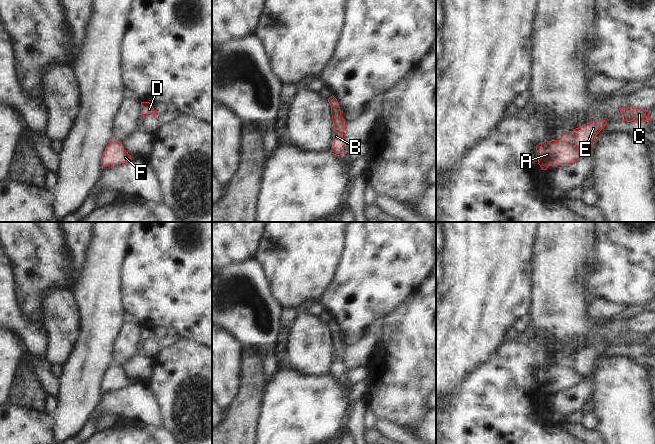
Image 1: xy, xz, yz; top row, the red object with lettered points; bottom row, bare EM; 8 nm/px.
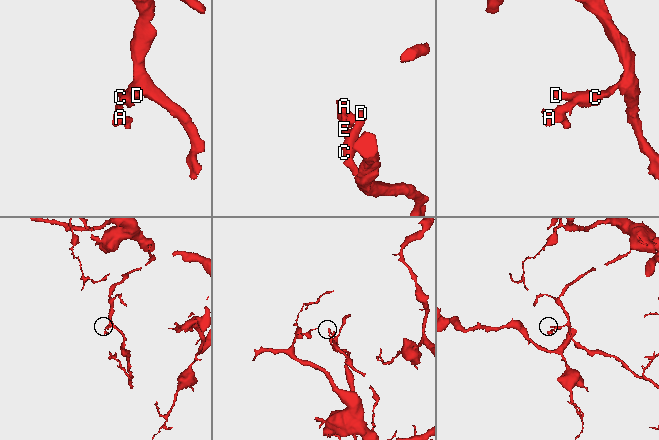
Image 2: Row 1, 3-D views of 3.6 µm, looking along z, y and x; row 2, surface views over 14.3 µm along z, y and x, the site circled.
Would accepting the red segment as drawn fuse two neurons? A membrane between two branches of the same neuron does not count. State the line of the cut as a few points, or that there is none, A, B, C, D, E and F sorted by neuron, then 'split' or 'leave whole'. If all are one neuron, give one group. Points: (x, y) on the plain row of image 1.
yz (559, 364), (565, 367), (572, 367), (577, 371) | A F / B C D E | split

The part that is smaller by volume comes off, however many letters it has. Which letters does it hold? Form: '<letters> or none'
A, F

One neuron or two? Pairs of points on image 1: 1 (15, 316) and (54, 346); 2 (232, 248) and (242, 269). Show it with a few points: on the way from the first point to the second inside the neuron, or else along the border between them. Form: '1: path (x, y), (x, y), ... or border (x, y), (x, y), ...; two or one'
1: border (39, 318), (46, 331), (45, 355); two
2: border (252, 256), (222, 266); two

